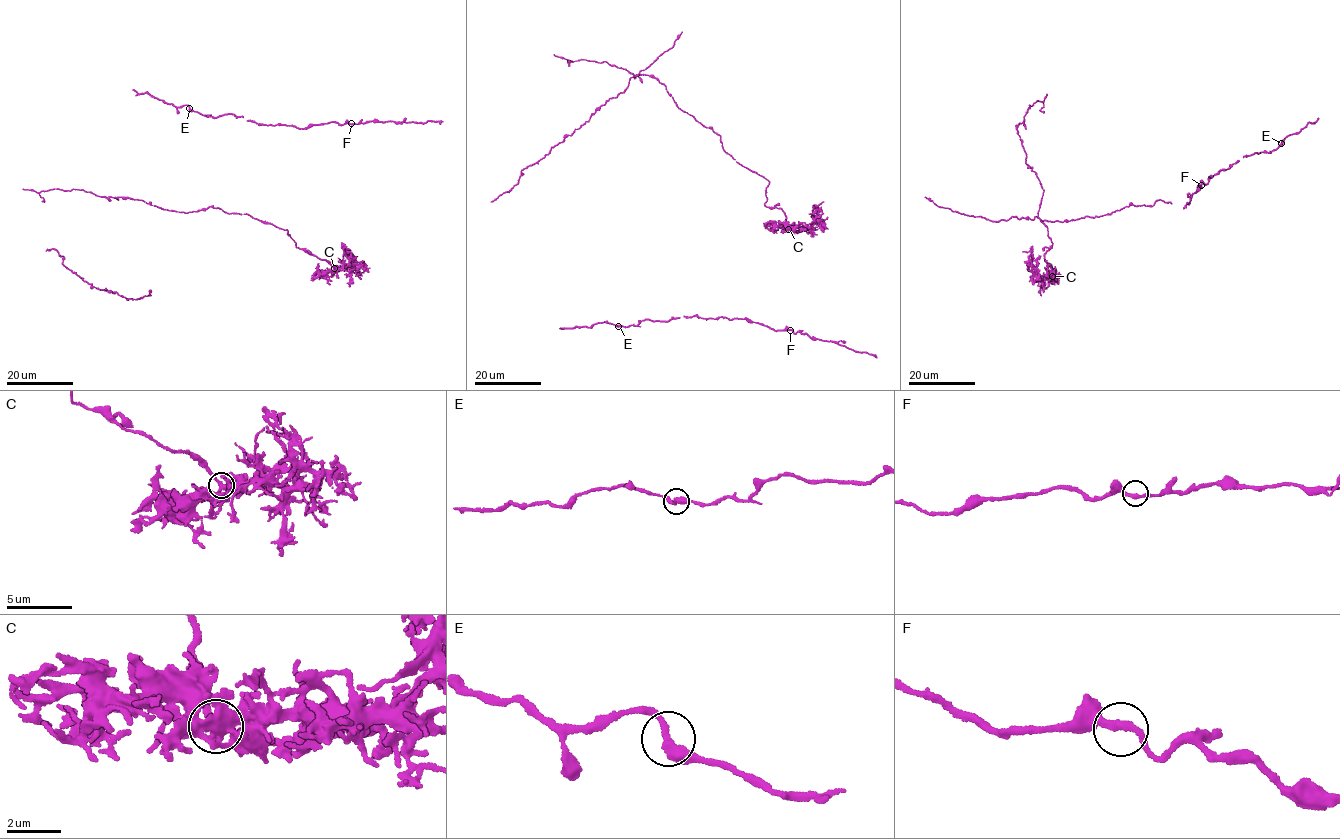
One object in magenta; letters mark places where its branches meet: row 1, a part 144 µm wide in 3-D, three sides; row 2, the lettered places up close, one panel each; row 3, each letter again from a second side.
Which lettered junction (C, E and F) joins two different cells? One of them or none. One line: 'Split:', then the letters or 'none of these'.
Split: C

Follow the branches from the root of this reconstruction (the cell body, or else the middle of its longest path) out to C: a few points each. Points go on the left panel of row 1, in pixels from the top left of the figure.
C: (119, 197), (186, 213), (210, 206), (247, 214), (287, 230), (296, 246), (334, 268)

